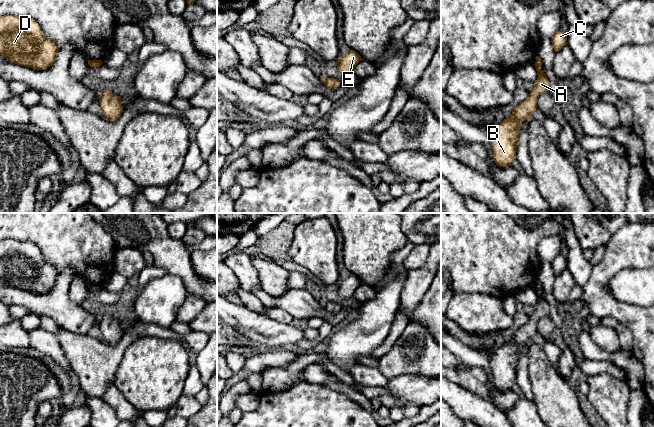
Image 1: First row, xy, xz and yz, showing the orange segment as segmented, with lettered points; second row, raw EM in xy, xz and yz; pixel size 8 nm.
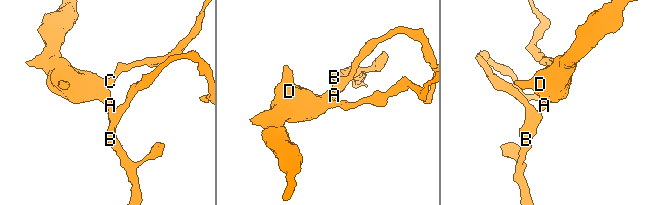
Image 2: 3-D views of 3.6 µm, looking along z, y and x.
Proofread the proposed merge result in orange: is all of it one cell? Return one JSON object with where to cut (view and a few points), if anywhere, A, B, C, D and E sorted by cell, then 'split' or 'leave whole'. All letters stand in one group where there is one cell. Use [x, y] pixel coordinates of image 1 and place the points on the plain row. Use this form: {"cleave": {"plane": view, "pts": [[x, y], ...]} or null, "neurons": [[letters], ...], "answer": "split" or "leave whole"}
{"cleave": null, "neurons": [["A", "B", "C", "D", "E"]], "answer": "leave whole"}

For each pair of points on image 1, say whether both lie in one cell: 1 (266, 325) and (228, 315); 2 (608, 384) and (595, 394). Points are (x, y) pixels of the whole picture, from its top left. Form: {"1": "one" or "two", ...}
{"1": "one", "2": "one"}

